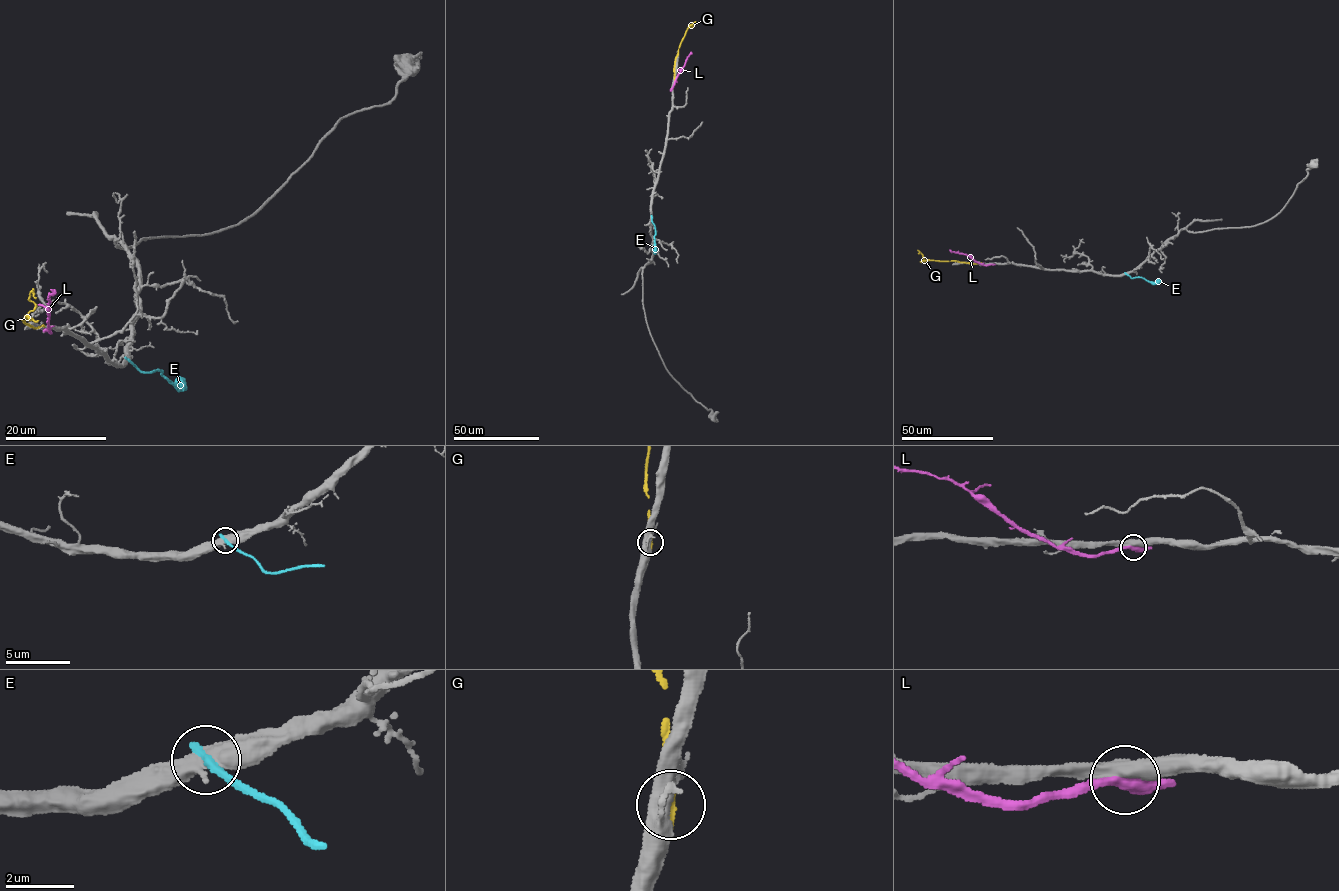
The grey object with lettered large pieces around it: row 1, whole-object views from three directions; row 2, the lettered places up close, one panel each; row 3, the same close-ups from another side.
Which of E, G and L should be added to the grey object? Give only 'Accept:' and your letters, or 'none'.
Accept: none

